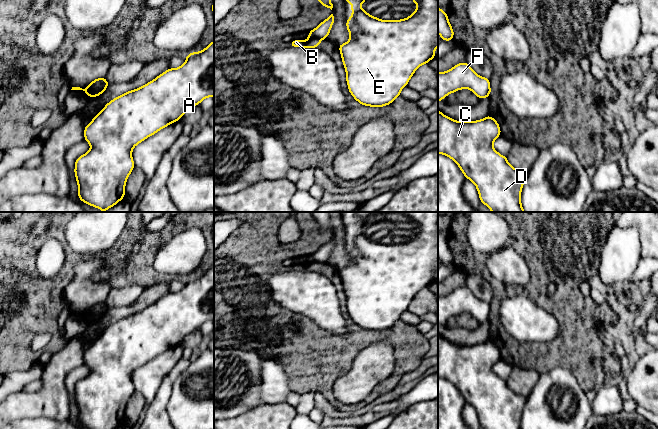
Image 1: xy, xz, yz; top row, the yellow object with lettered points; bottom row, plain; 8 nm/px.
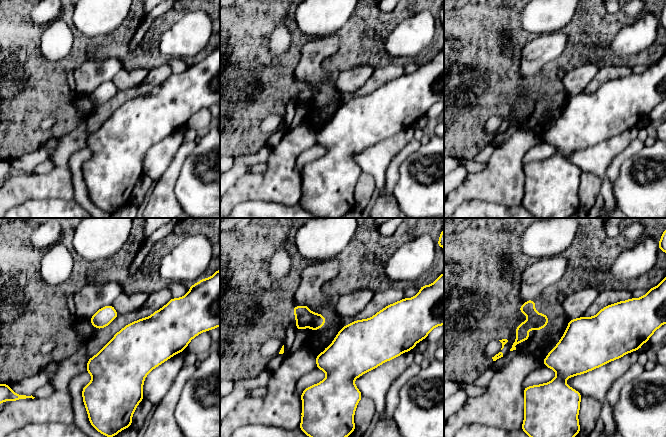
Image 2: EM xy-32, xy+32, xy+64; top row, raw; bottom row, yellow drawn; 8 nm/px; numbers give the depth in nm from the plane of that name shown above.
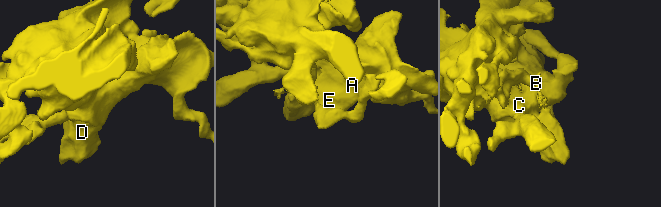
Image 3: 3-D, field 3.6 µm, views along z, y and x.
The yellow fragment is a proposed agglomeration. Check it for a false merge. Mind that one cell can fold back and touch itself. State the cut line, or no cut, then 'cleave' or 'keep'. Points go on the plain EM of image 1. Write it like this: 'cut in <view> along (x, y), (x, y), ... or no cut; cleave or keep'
cut in xz along (309, 262), (321, 263); cleave

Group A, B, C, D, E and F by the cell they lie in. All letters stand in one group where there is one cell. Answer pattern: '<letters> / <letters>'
A C D E F / B

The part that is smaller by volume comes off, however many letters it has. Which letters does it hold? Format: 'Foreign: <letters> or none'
Foreign: B

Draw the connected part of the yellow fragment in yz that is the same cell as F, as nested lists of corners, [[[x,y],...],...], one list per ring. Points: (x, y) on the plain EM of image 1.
[[[461,286],[445,296],[438,296],[438,326],[450,317],[470,313],[479,323],[489,321],[490,303],[479,300],[468,287]]]

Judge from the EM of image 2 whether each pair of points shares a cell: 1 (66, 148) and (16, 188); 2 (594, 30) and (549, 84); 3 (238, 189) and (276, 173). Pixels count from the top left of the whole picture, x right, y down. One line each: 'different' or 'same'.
1: same
2: same
3: same

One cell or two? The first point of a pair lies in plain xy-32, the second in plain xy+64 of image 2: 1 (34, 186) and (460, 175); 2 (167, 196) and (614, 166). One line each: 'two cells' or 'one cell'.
1: two cells
2: one cell

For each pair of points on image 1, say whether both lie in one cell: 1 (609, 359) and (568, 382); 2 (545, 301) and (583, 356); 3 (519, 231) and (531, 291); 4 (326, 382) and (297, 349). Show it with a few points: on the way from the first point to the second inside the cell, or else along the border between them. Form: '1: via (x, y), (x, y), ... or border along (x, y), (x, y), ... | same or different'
1: border along (554, 367), (567, 368), (584, 391) | different
2: via (560, 312), (576, 328), (576, 341) | same
3: via (534, 246), (536, 248), (536, 276) | same
4: via (318, 374), (305, 357) | same

